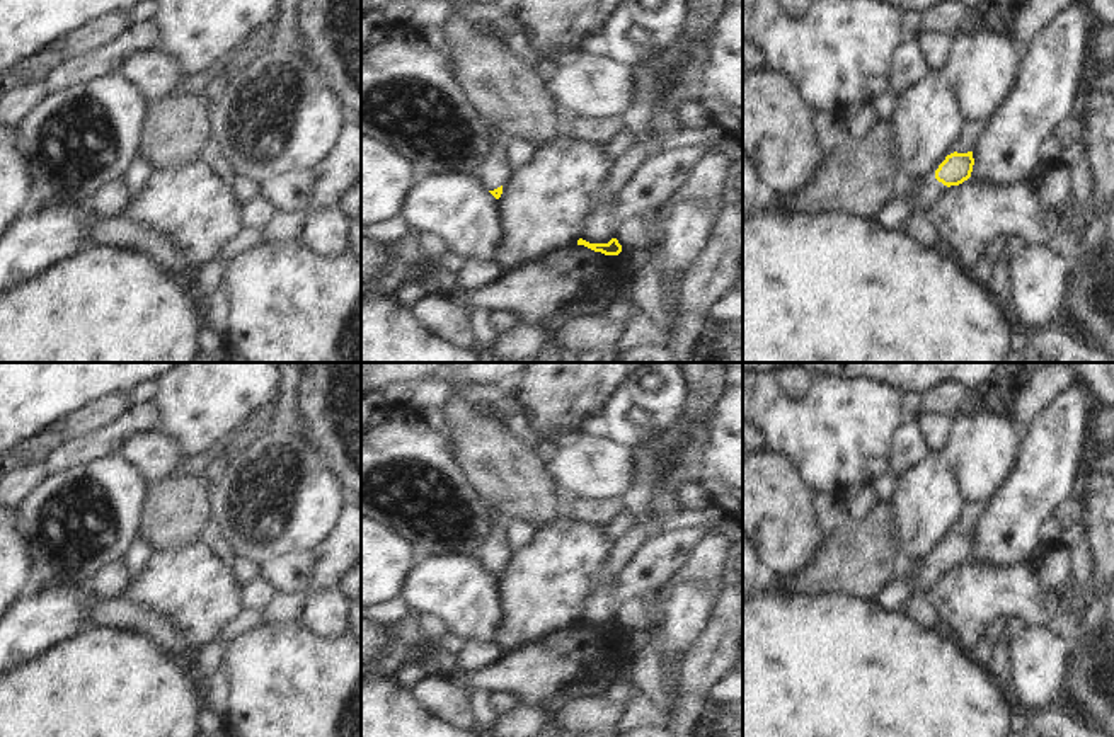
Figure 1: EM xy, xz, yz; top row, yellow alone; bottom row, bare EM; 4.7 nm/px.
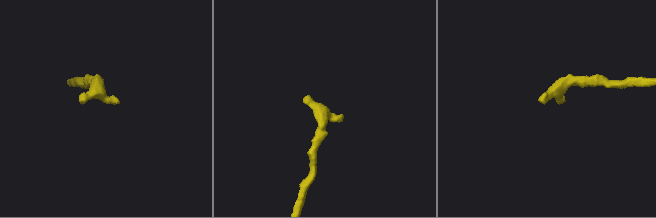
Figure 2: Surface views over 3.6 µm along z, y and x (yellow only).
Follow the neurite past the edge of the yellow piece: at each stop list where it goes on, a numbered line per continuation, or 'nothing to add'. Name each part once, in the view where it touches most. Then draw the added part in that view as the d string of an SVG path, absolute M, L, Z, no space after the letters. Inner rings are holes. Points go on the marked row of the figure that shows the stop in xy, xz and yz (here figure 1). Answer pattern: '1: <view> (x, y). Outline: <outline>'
1: yz (920, 196). Outline: M942 158L922 180L920 186L913 186L908 199L913 204L913 211L925 211L944 191L947 186L935 179L935 170L944 162Z

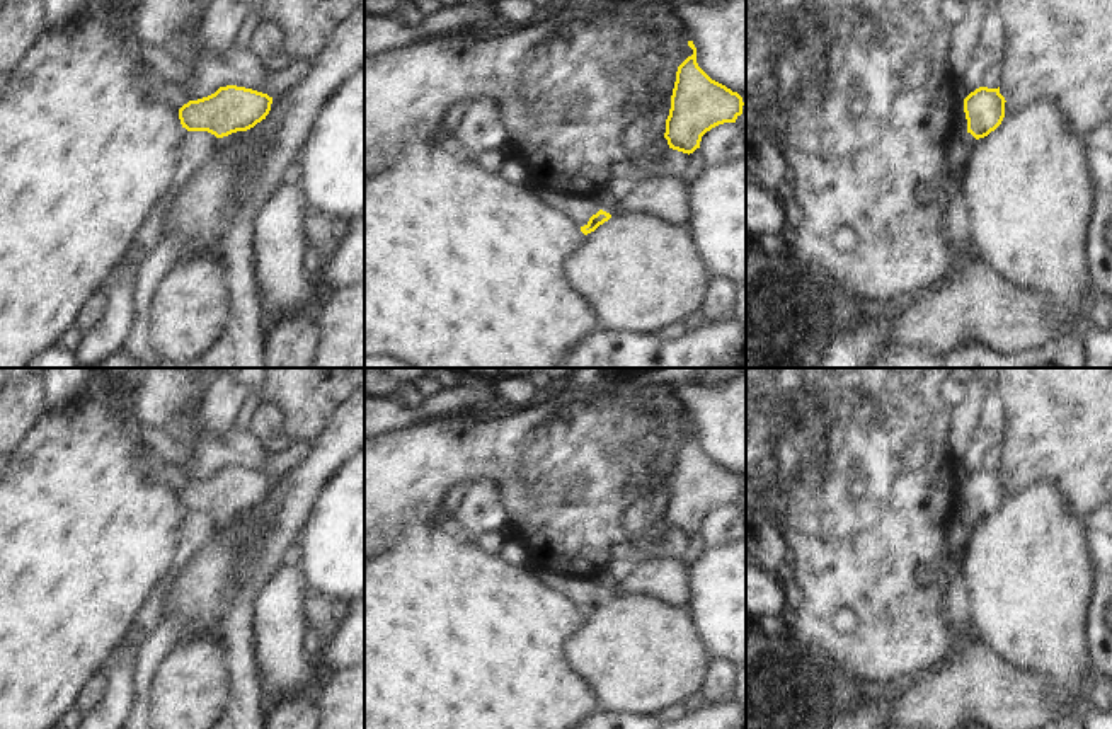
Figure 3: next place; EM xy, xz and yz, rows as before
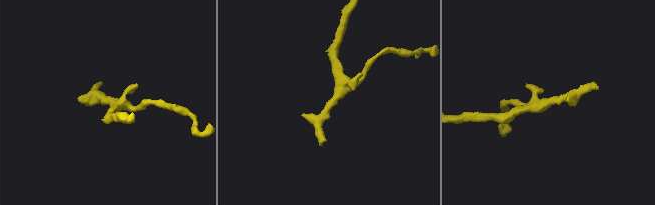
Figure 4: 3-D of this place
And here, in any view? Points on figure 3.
nothing to add.

